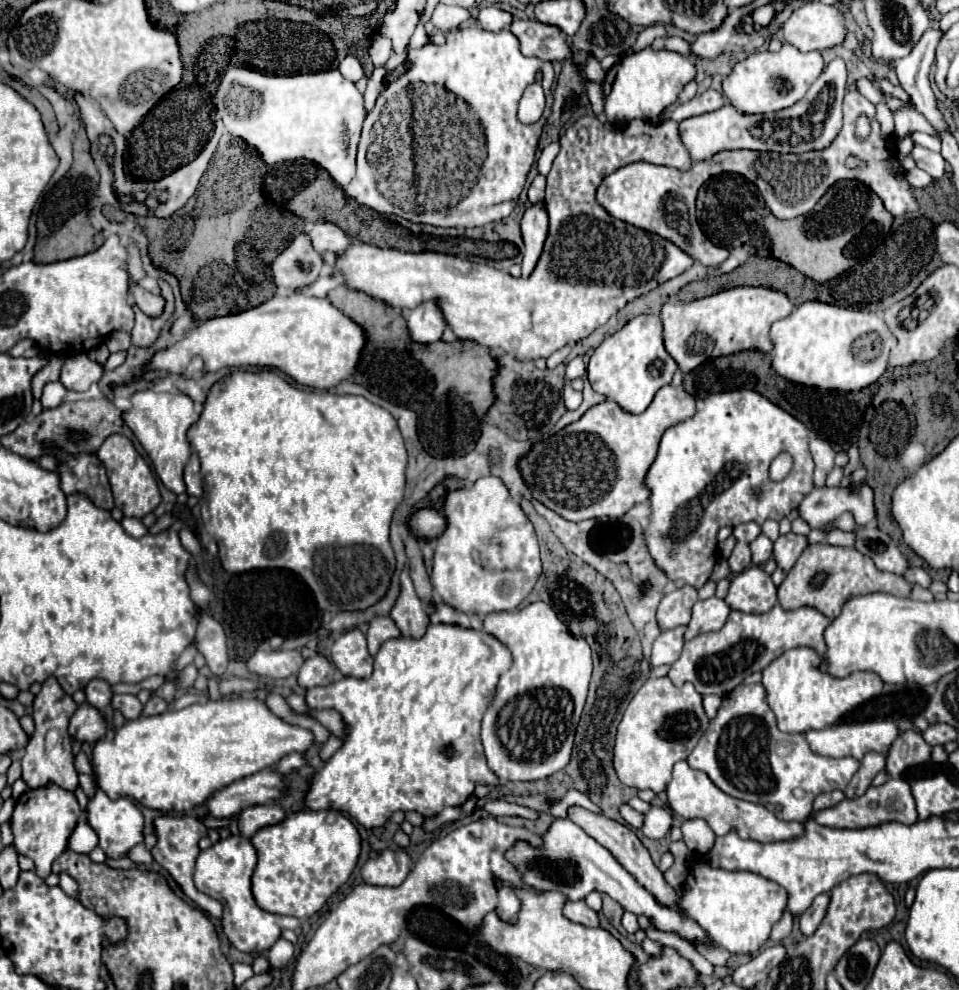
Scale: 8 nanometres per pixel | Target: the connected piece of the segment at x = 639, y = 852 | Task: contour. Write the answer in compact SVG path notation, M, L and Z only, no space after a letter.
M579 806L569 808L569 820L573 820L575 824L579 824L591 838L595 838L601 846L605 846L605 848L617 858L617 862L619 862L629 874L633 874L633 878L637 878L637 882L641 882L641 886L645 886L645 888L657 898L657 902L661 902L661 904L665 904L665 906L677 904L677 900L679 900L677 890L673 890L673 888L663 880L661 870L653 864L653 860L651 860L649 852L645 850L645 846L641 844L641 840L639 840L627 826L623 826L623 824L619 824L619 822L615 822L615 820L609 820L609 818L605 818L605 816L601 816L601 814L593 814L593 812L589 812L589 810L585 810L585 808L579 808Z

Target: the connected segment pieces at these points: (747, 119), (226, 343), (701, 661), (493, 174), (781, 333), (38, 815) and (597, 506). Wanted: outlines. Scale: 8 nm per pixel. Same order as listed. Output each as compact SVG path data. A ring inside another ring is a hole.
M841 58L829 62L823 74L809 88L809 94L793 104L791 108L773 112L773 114L737 114L733 106L723 106L715 112L687 118L679 124L679 136L693 162L709 160L721 150L763 150L763 152L809 152L821 150L833 142L843 124L841 102L847 88L847 70ZM827 90L827 98L823 96Z
M301 292L273 296L271 300L223 318L211 318L185 334L167 350L155 354L147 378L181 374L189 360L199 354L207 372L219 368L267 366L289 374L295 382L311 388L333 388L349 380L359 364L369 336L363 326L347 318L327 298L313 298Z
M779 604L773 606L765 614L747 614L747 612L731 612L727 624L717 632L699 634L697 638L685 642L681 658L671 666L669 678L675 686L683 686L685 682L693 682L697 692L701 694L717 694L725 696L741 680L753 672L765 670L777 656L785 650L797 646L809 646L819 654L827 652L825 644L825 628L829 626L829 618L811 606L801 606L797 610L785 612Z
M477 26L447 32L447 42L443 46L425 44L423 48L409 50L407 60L411 62L411 68L381 92L375 110L367 114L363 122L357 174L345 192L355 202L381 214L397 214L411 222L431 226L473 228L507 218L523 192L527 174L535 162L543 126L551 114L552 86L555 82L553 66L549 62L541 62L539 58L523 56L511 30L493 34ZM539 70L543 72L541 84L546 106L539 122L525 126L517 118L517 106L523 90L535 82Z
M809 300L771 326L773 370L797 384L823 390L853 392L879 380L887 370L889 350L897 338L877 312L841 308L835 304Z
M49 784L37 790L27 790L17 798L17 804L11 816L11 828L15 838L13 842L19 854L35 862L37 876L47 878L51 874L51 864L67 848L67 838L73 832L79 816L81 816L81 808L77 804L75 794L57 784Z
M673 384L663 386L651 406L641 414L625 412L617 402L605 400L589 408L577 422L569 424L541 446L535 444L519 462L533 498L573 522L587 518L619 518L635 504L649 500L645 486L649 466L657 456L663 432L695 414L695 398Z

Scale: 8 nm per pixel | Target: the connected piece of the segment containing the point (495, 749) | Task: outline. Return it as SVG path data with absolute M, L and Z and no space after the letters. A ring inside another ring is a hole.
M533 602L523 610L491 612L485 616L483 628L501 640L513 654L513 666L499 678L497 694L483 716L481 740L489 768L499 776L499 780L513 782L547 778L563 770L569 762L575 728L579 724L591 680L591 648L583 638L571 634L547 602Z

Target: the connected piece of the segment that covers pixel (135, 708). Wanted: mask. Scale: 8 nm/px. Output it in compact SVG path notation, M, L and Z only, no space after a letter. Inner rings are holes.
M115 694L111 698L111 708L119 710L125 720L137 720L141 716L143 704L133 694Z

